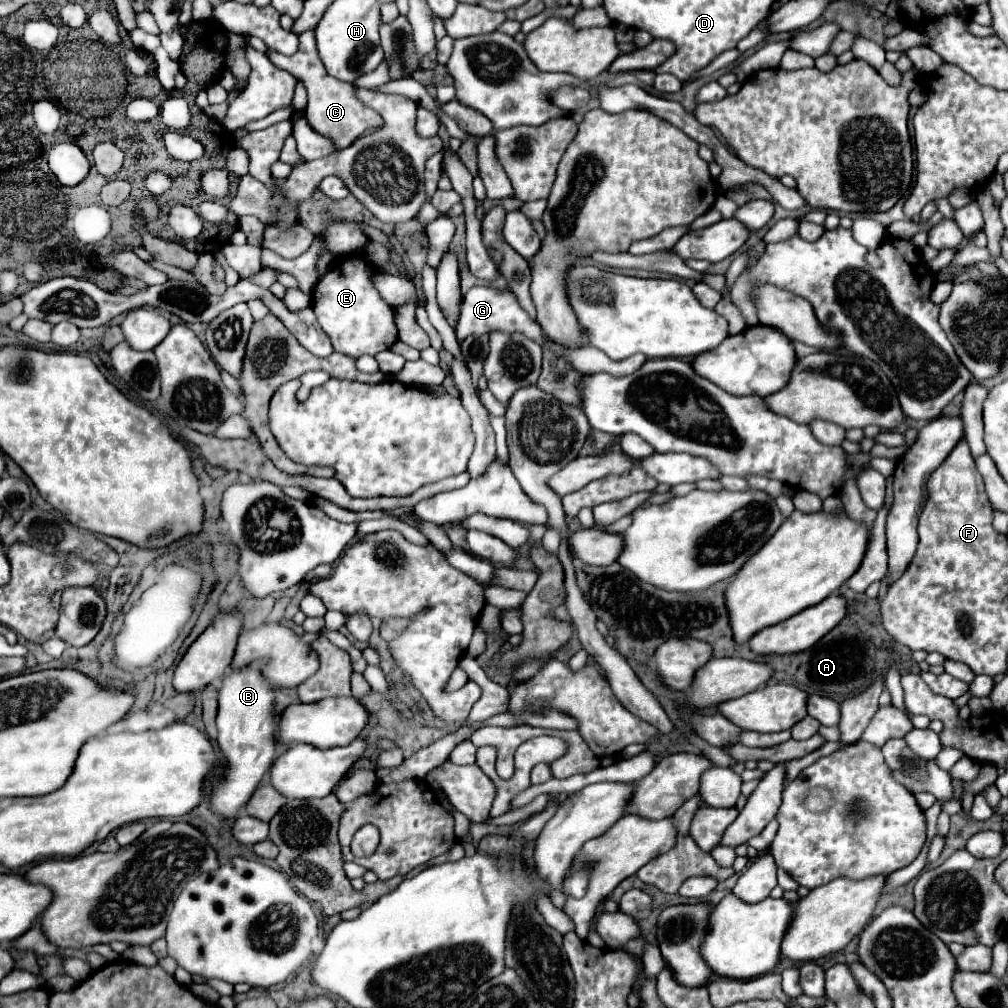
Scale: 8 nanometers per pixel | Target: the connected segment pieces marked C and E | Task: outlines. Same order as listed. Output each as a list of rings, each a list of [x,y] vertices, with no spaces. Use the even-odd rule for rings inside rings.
[[[308,30],[299,35],[299,48],[296,55],[286,57],[286,55],[280,55],[276,53],[274,49],[268,49],[268,59],[280,67],[280,69],[286,69],[288,73],[292,73],[298,81],[302,81],[306,91],[308,91],[308,107],[304,111],[306,119],[310,121],[310,125],[322,133],[322,135],[328,135],[336,145],[338,149],[344,149],[348,147],[356,137],[360,137],[362,133],[370,131],[370,129],[378,129],[384,125],[382,117],[362,105],[356,97],[354,97],[354,87],[350,83],[344,83],[344,81],[338,81],[334,77],[330,77],[322,65],[322,59],[318,55],[316,48],[316,40],[313,30]]]
[[[364,255],[336,259],[330,271],[316,283],[312,291],[314,313],[320,327],[330,337],[334,351],[354,359],[392,349],[392,345],[398,341],[394,309],[380,299],[378,291],[372,285],[372,275],[374,267]]]

